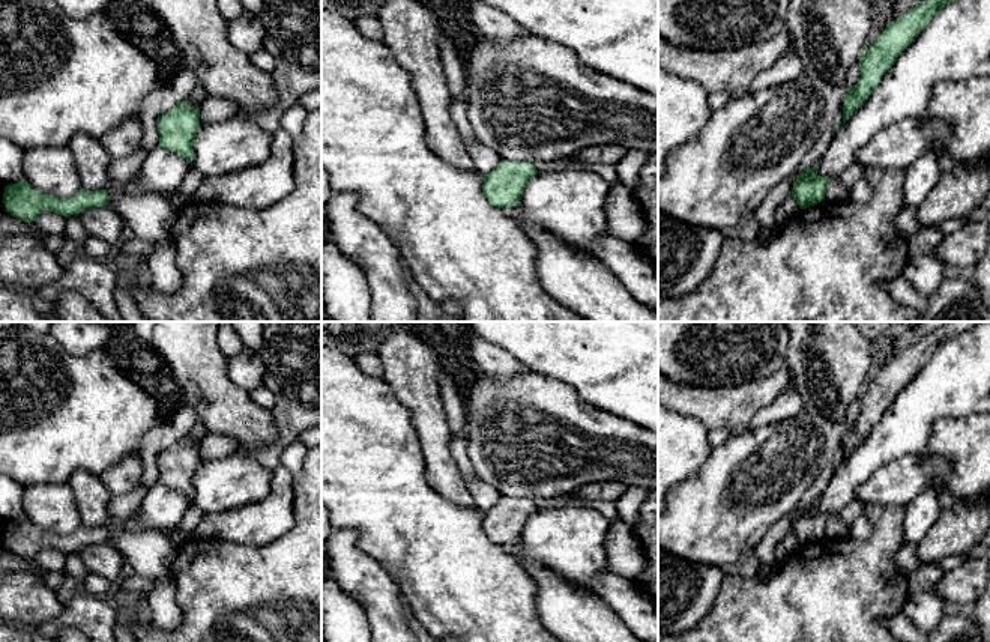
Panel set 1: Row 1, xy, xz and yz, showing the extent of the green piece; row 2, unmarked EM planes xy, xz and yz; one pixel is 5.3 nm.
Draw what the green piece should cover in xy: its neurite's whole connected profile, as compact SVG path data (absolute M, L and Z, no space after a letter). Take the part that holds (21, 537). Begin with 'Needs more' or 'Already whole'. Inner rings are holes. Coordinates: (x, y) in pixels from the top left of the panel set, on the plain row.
Already whole. M24 516L5 523L3 540L12 553L33 559L45 547L69 555L84 546L107 543L108 534L107 526L89 528L81 525L74 534L59 535L38 528Z

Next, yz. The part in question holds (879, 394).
Already whole. M946 322L885 364L859 395L861 413L844 433L843 462L868 436L885 409L891 406L897 394L915 377L937 347L976 323L979 322Z

